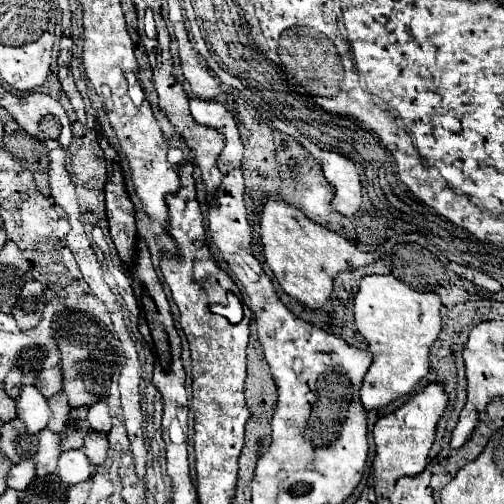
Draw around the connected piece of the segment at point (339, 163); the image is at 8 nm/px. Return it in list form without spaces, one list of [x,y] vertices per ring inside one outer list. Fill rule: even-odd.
[[[307,142],[303,148],[319,160],[327,182],[335,186],[333,208],[343,216],[353,216],[361,206],[361,178],[359,170],[355,170],[355,162],[347,162],[347,158],[335,154],[335,150],[319,150],[315,142]]]

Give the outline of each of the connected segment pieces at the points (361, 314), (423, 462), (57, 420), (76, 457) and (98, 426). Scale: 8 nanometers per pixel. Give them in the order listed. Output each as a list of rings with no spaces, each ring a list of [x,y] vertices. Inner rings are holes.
[[[363,276],[355,296],[355,324],[369,342],[373,364],[361,386],[361,402],[367,410],[387,406],[391,400],[409,394],[429,372],[429,348],[441,332],[441,298],[435,292],[417,292],[395,276]]]
[[[431,382],[413,398],[409,398],[399,410],[377,420],[373,428],[377,452],[401,452],[401,460],[407,462],[407,476],[417,476],[427,466],[427,454],[435,440],[437,422],[447,406],[447,392],[443,382]]]
[[[63,392],[55,394],[55,396],[49,400],[49,406],[51,406],[51,410],[53,410],[53,416],[51,416],[47,428],[53,430],[53,432],[61,432],[63,426],[65,426],[65,422],[67,422],[67,418],[69,418],[69,412],[71,412],[71,406],[69,406],[69,402],[67,402],[67,396],[65,396]]]
[[[67,450],[59,458],[57,476],[65,484],[77,484],[77,482],[87,480],[93,474],[93,470],[95,466],[85,458],[83,450]]]
[[[97,402],[89,408],[89,414],[87,414],[87,420],[91,424],[93,430],[99,430],[103,434],[107,434],[111,430],[111,412],[107,408],[105,402]]]

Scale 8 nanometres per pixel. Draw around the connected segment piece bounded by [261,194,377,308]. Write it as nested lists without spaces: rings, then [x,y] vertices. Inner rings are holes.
[[[267,194],[263,200],[261,240],[265,248],[265,262],[273,270],[277,282],[289,296],[297,298],[309,308],[319,308],[325,304],[325,300],[329,300],[335,274],[347,268],[369,266],[377,260],[371,252],[361,252],[353,242],[309,220],[299,208],[289,206],[279,194]]]

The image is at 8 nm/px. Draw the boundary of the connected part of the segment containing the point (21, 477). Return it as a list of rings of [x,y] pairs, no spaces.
[[[25,460],[11,468],[11,472],[7,476],[7,486],[15,488],[15,490],[25,490],[33,478],[35,478],[35,462]]]

